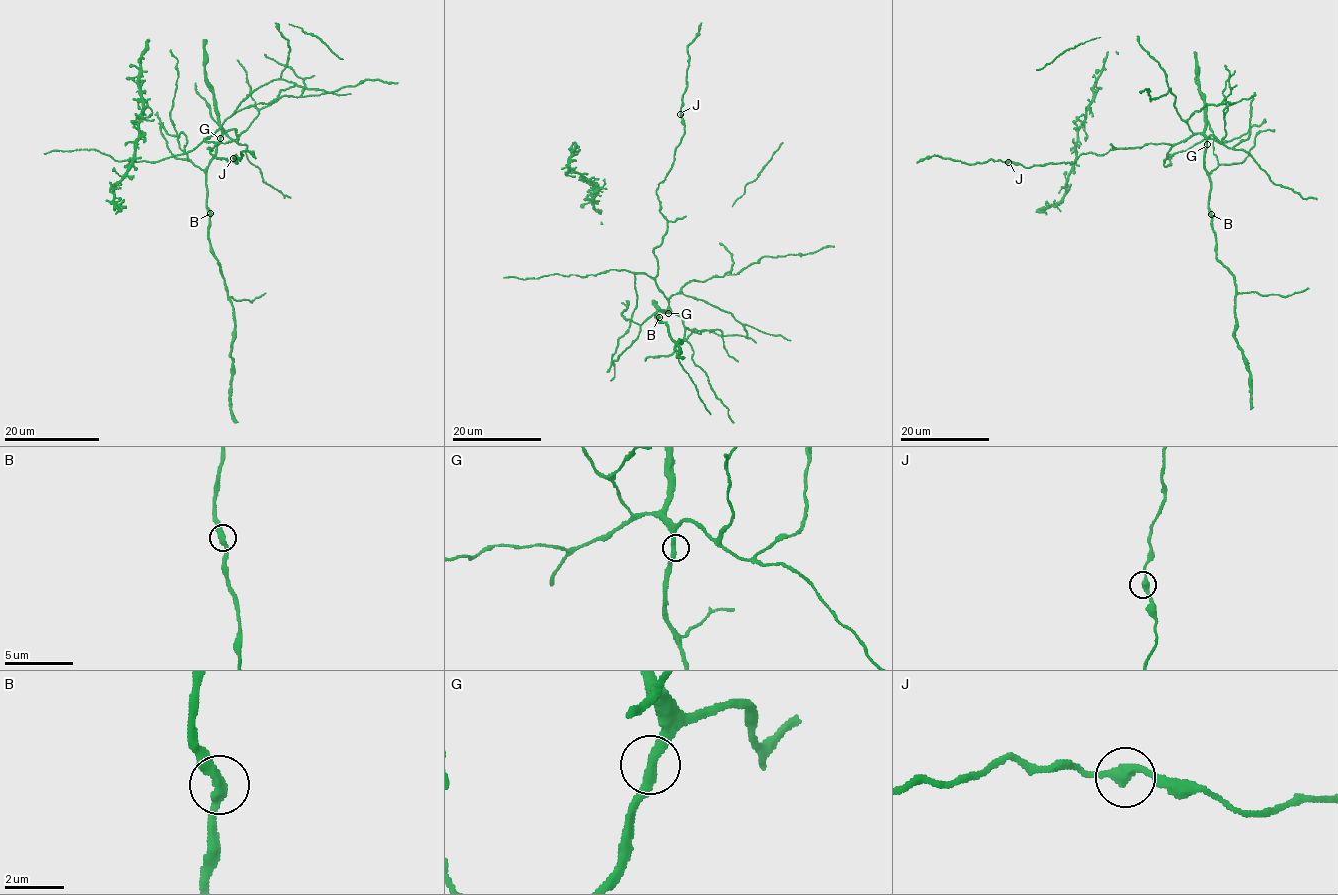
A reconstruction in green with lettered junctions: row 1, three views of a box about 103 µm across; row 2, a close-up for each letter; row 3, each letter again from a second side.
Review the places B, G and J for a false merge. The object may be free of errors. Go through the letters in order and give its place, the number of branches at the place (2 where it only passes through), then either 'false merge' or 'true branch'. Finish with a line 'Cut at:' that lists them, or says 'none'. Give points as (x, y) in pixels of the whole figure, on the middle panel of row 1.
B: at (659, 317); 2 branches meet; true branch
G: at (668, 313); 2 branches meet; true branch
J: at (680, 114); 2 branches meet; true branch
Cut at: none

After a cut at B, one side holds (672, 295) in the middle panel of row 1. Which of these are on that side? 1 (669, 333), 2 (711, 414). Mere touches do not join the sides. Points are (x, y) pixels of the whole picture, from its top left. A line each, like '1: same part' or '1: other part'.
1: other part
2: other part

